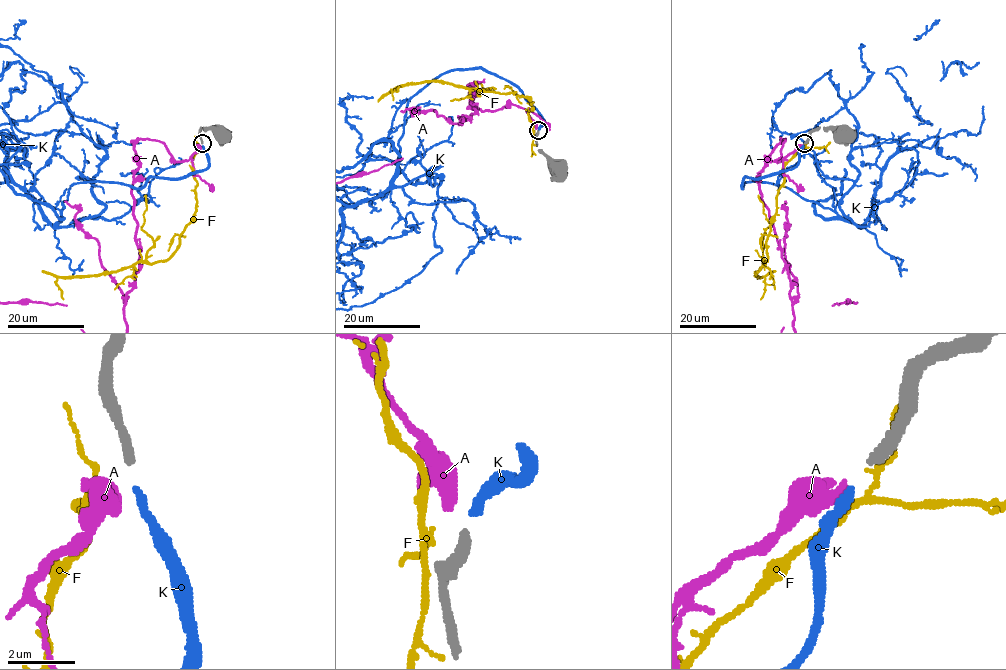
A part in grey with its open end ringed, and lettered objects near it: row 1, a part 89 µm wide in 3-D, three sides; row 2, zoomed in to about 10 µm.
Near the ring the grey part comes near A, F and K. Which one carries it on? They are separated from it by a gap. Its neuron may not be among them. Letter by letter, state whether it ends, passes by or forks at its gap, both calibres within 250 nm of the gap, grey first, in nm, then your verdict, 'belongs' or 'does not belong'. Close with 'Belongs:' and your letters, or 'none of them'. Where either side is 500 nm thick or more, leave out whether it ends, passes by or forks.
A: it ends | 280/320 nm | does not belong
F: it passes by | 280/100 nm | does not belong
K: it ends | 280/260 nm | belongs
Belongs: K

